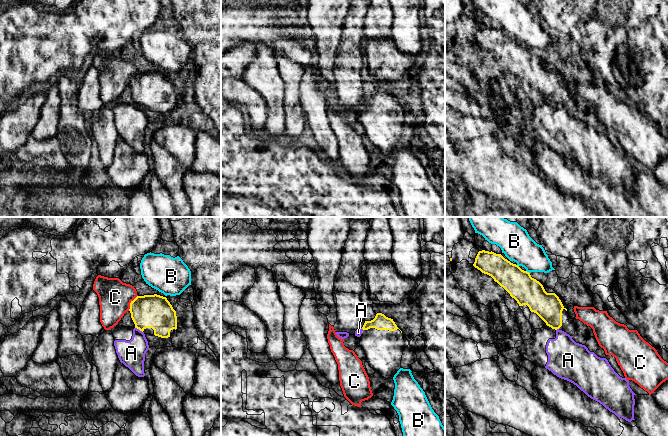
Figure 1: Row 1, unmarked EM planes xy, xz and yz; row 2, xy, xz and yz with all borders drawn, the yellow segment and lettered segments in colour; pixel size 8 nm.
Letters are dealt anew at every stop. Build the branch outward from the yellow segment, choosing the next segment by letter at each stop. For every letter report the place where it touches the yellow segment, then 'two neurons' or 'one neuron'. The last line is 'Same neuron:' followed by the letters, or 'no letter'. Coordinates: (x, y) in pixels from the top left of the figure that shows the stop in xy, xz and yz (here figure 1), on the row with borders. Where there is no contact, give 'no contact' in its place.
A: xy (139, 329) | two neurons
B: yz (528, 272) | two neurons
C: xy (130, 303) | two neurons
Same neuron: no letter

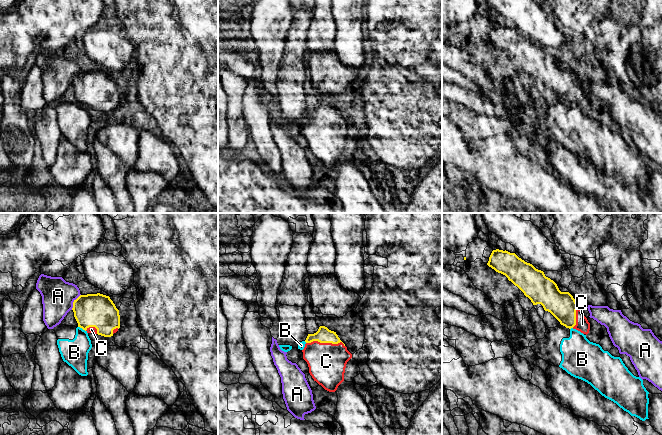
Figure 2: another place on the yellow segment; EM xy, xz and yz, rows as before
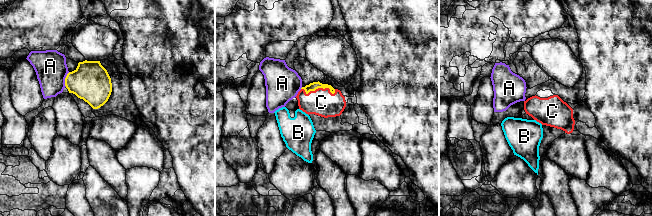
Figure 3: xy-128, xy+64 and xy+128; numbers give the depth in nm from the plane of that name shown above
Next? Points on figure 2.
A: xy (73, 302) | two neurons
B: xy (82, 328) | two neurons
C: xz (326, 342) | one neuron
Same neuron: C

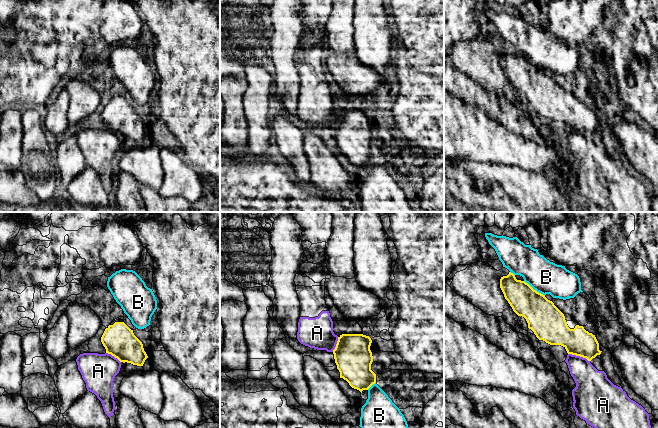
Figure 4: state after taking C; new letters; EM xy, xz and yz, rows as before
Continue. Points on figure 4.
A: yz (579, 355) | two neurons
B: yz (533, 289) | two neurons
Same neuron: no letter

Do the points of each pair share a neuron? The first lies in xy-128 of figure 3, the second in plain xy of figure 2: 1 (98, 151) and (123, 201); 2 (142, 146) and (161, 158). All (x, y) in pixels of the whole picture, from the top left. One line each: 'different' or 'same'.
1: same
2: same

